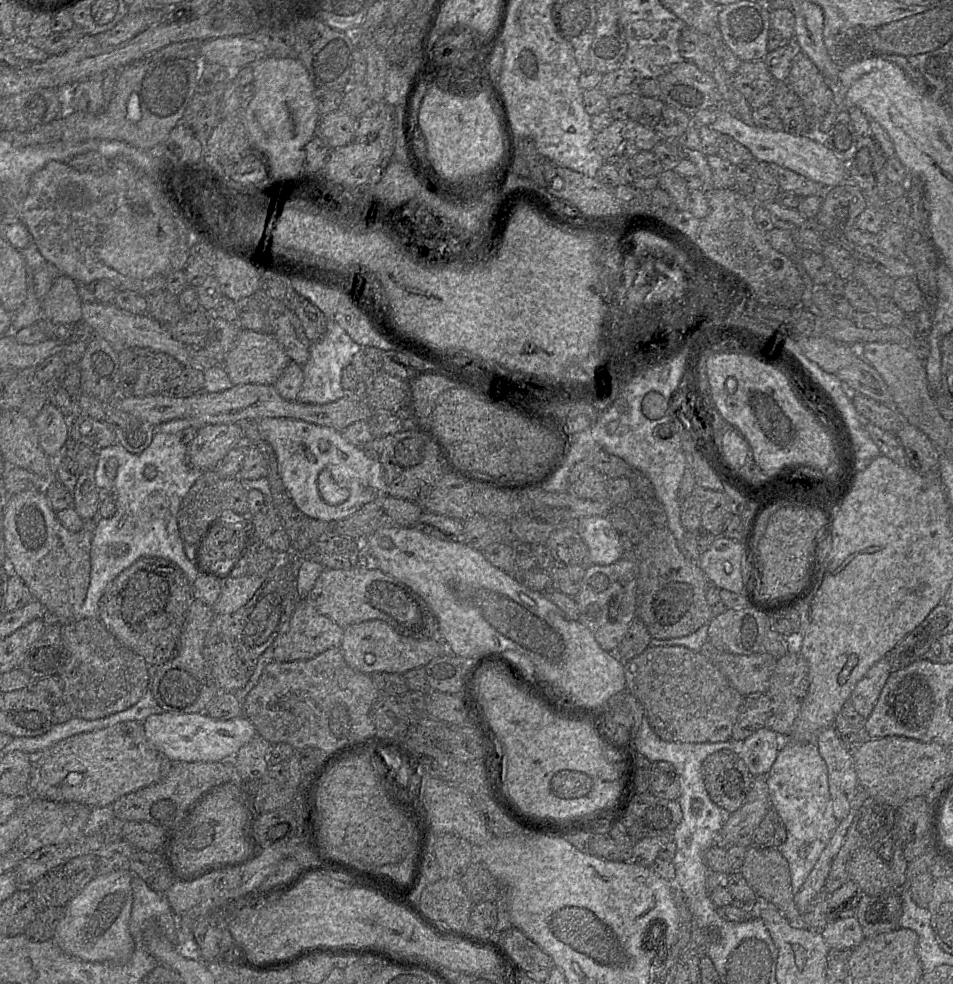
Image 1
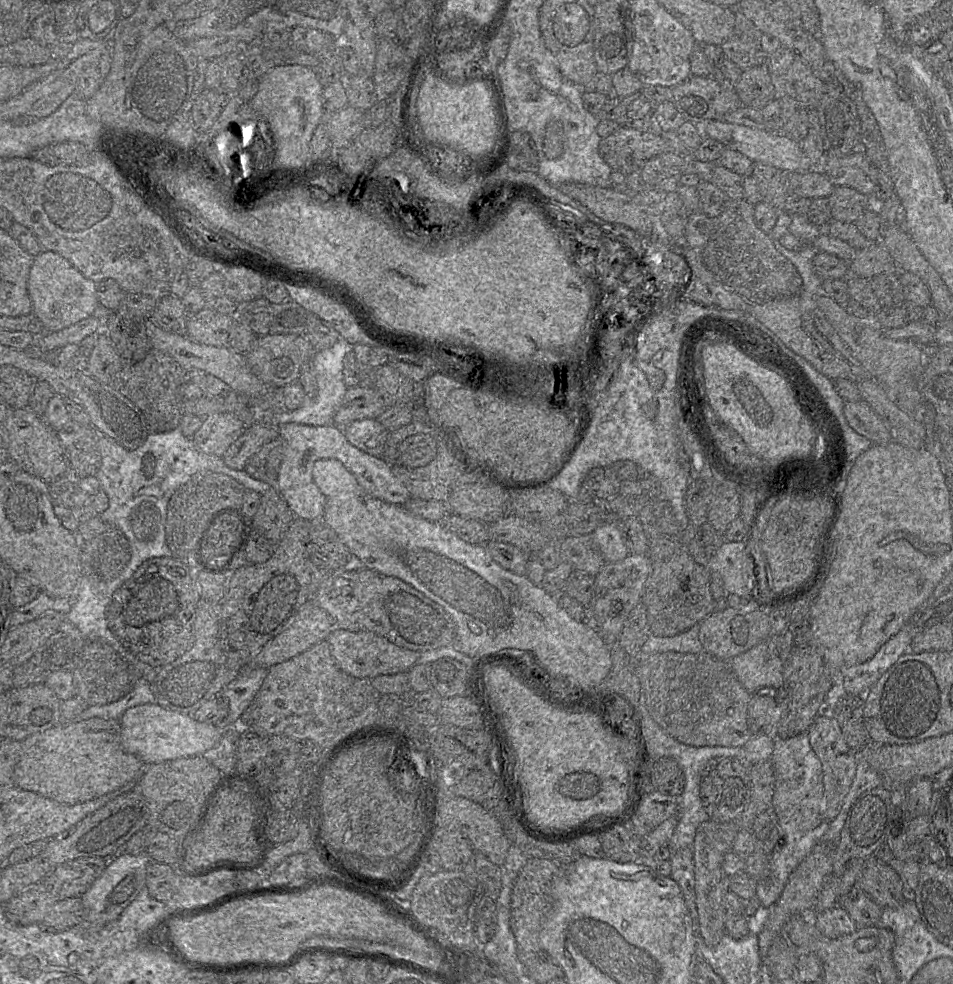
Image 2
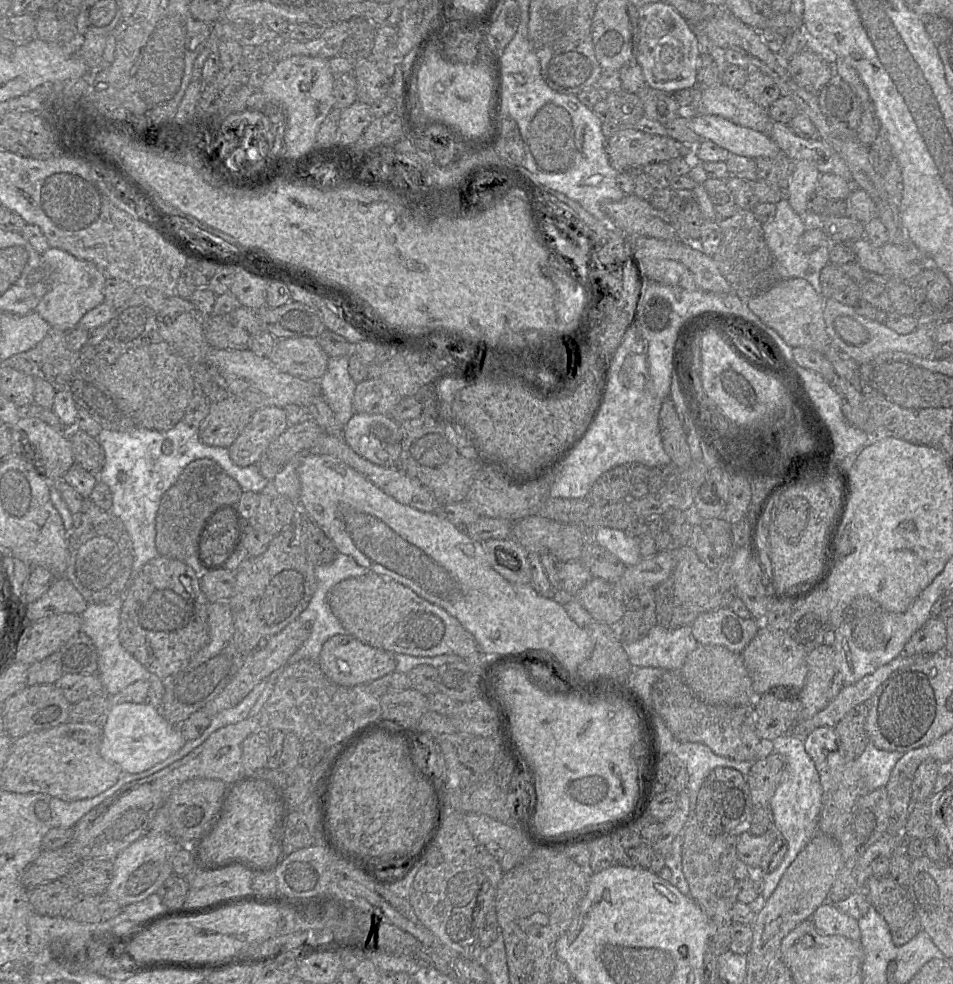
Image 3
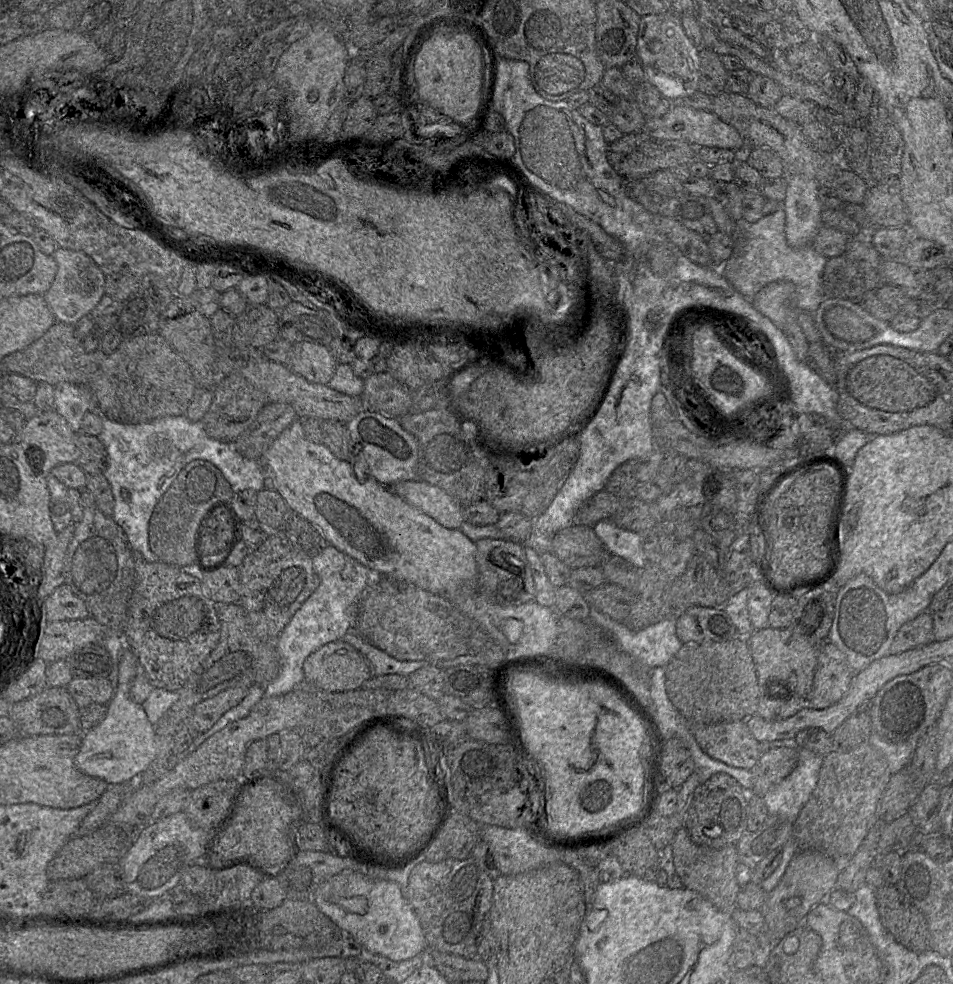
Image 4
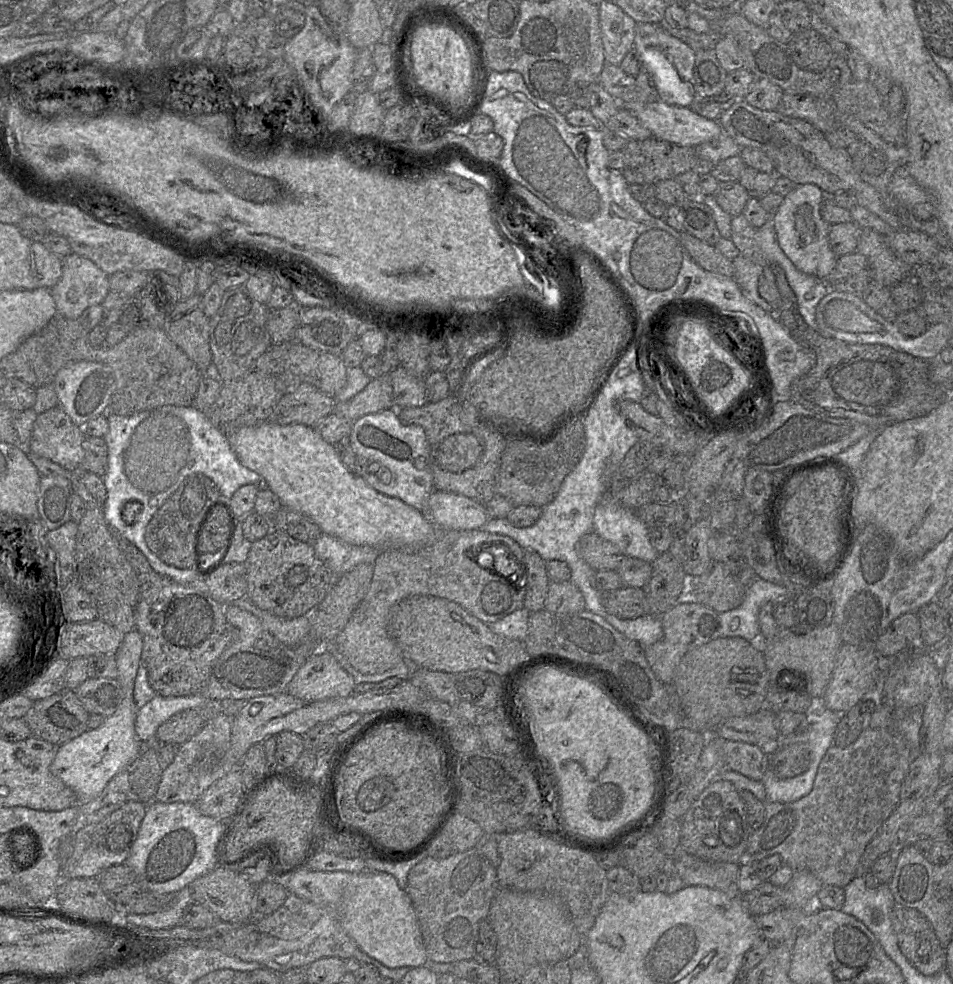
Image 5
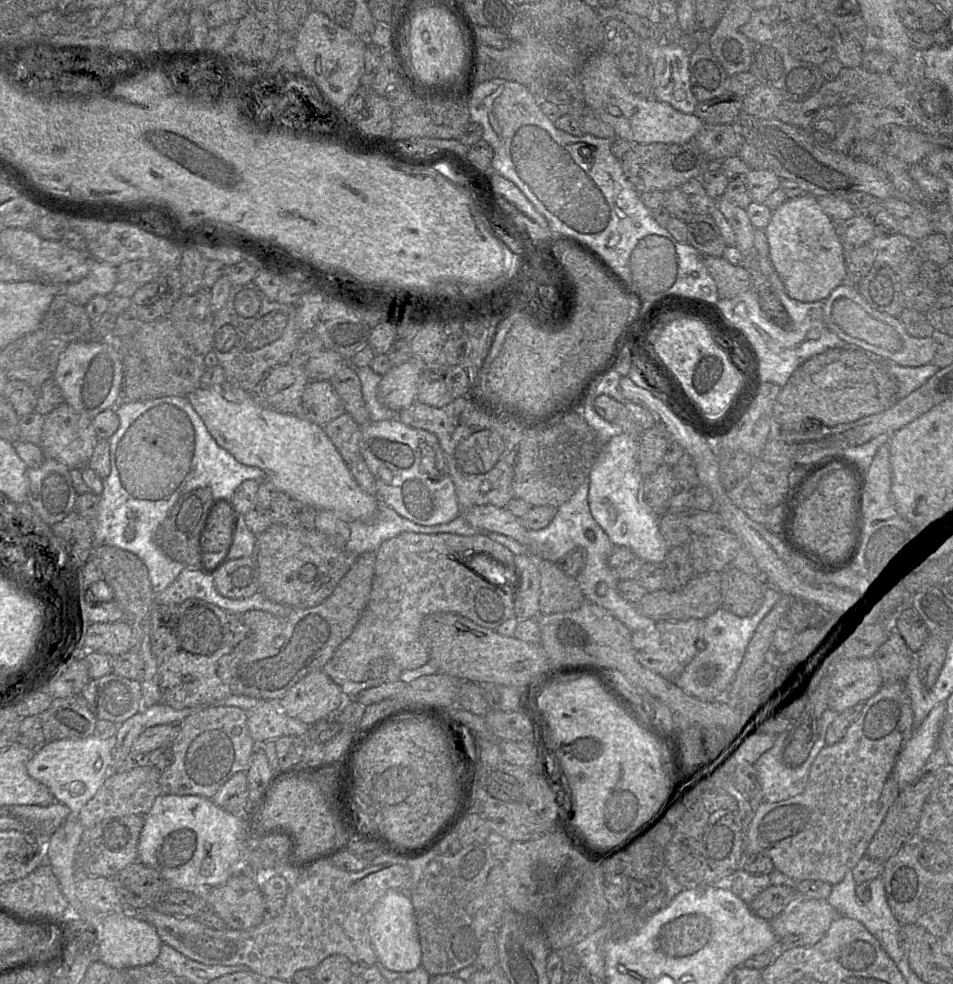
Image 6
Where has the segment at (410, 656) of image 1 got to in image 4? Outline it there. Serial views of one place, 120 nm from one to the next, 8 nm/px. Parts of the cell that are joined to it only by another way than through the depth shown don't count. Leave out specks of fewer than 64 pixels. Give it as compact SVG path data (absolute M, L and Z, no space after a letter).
M343 640L327 643L310 654L303 663L303 672L305 682L330 693L359 689L372 677L365 658L354 646Z

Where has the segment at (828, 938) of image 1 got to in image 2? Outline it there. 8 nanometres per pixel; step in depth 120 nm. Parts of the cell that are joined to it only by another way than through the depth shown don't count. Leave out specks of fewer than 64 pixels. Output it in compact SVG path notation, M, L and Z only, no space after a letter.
M841 906L816 912L814 926L821 935L830 939L852 934L858 929L849 914Z

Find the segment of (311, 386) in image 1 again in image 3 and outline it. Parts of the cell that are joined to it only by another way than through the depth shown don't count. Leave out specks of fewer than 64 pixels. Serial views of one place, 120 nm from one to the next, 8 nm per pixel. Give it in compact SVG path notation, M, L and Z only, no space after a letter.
M349 356L330 357L327 370L319 380L321 395L344 429L354 414L353 397L357 383L348 370Z

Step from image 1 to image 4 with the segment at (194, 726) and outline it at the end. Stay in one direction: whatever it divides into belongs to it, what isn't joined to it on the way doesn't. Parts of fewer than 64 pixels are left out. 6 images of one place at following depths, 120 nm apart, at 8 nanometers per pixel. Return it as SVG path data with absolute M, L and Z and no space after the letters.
M129 647L121 655L117 671L116 689L107 704L107 714L98 725L82 732L82 743L75 757L76 767L81 772L100 778L108 785L137 779L157 752L155 726L148 720L142 705L134 702L130 696L130 688L140 666Z

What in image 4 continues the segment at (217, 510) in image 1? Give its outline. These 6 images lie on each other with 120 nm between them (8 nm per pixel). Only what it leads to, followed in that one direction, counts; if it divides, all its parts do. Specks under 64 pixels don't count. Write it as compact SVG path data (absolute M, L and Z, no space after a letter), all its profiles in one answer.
M196 459L185 465L174 484L162 495L149 523L149 546L159 561L190 567L196 553L196 536L207 510L218 502L231 502L235 493L212 463Z

